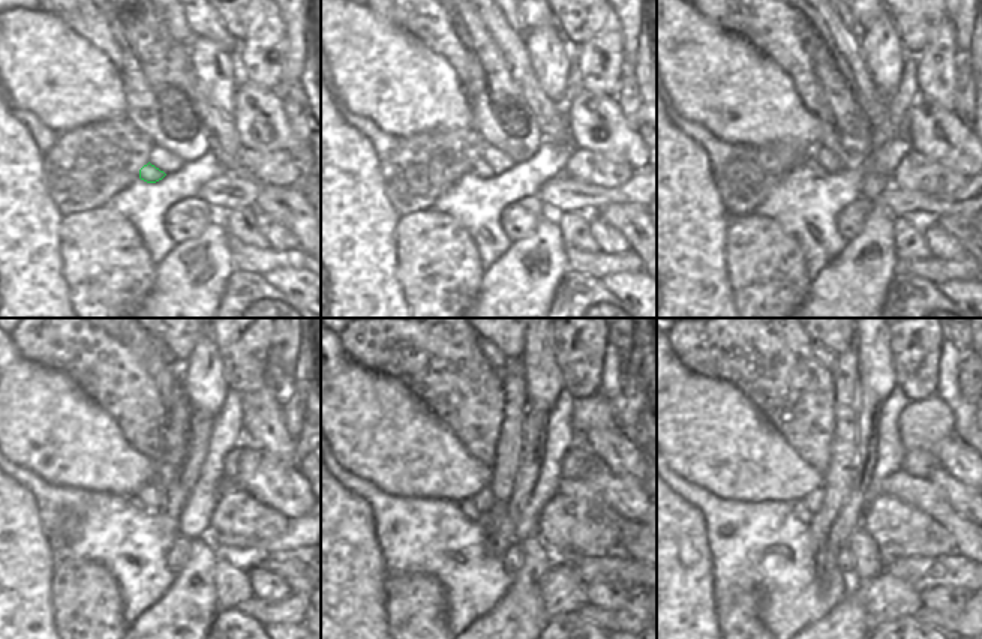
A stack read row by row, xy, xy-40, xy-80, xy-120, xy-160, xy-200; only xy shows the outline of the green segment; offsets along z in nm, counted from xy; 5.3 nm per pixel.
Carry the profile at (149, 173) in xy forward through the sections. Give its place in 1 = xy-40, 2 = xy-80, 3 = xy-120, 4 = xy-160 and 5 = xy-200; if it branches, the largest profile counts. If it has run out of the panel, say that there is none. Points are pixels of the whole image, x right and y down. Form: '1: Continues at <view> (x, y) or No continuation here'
1: Continues at xy-40 (482, 170)
2: Continues at xy-80 (813, 165)
3: Continues at xy-120 (135, 501)
4: Continues at xy-160 (467, 507)
5: Continues at xy-200 (798, 507)

